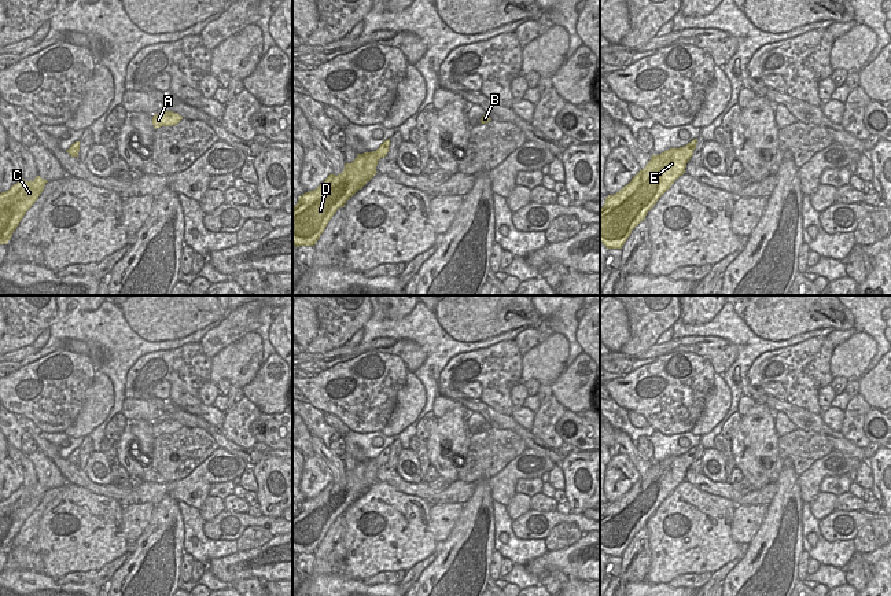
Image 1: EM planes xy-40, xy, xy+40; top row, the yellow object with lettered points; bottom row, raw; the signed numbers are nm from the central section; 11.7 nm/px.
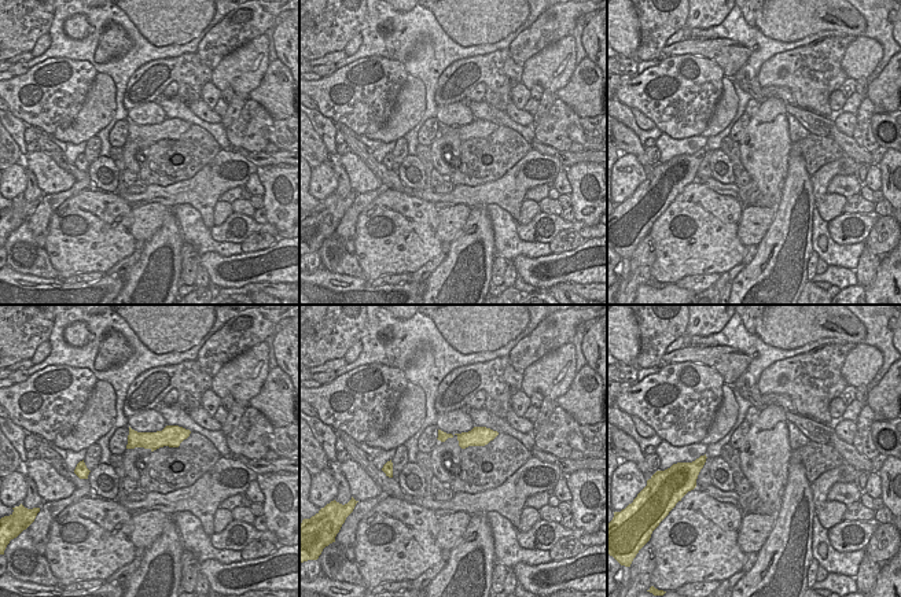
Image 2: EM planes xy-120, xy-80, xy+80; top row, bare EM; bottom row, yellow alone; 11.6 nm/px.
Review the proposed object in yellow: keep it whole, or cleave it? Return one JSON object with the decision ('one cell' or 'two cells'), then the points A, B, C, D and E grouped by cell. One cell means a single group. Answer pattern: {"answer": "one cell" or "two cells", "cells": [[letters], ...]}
{"answer": "one cell", "cells": [["A", "B", "C", "D", "E"]]}

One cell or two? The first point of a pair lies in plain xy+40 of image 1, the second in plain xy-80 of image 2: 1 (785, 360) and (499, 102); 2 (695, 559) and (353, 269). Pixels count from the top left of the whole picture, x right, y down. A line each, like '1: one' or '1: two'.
1: one
2: two

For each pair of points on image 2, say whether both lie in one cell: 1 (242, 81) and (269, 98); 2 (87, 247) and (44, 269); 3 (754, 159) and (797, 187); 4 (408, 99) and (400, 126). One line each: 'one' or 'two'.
1: two
2: two
3: two
4: one

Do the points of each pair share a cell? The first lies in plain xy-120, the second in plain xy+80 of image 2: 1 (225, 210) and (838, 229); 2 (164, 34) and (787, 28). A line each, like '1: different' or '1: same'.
1: different
2: same

